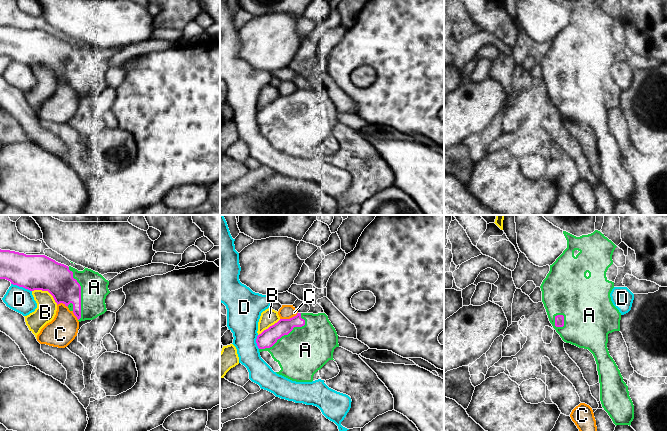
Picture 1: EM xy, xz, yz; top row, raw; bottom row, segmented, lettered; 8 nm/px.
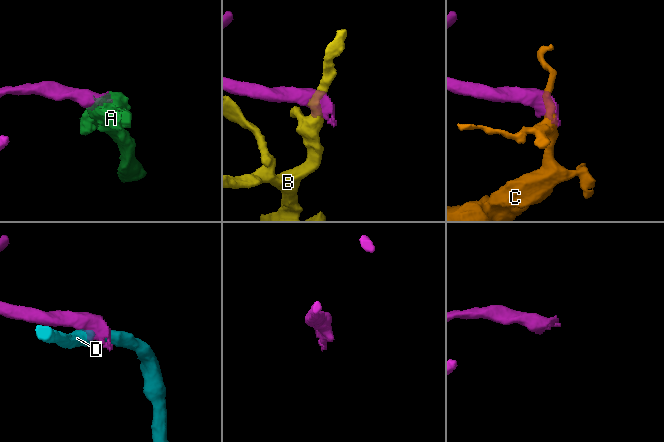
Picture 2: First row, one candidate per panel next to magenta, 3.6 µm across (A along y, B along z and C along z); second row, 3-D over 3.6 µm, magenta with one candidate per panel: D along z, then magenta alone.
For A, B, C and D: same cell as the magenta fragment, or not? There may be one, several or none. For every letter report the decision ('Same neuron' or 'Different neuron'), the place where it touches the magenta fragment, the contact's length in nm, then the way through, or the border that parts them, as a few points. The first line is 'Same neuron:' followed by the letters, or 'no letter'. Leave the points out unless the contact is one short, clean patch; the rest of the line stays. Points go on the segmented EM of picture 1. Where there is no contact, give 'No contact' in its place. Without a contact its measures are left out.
Same neuron: A
A: Same neuron. Touches magenta at xz (287, 334). Shared border 460 nm
B: Different neuron. Touches magenta at xy (46, 290). Shared border 240 nm. Boundary: xy (32, 290), (46, 290), (57, 304)
C: Different neuron. Touches magenta at xz (290, 318). Shared border 160 nm
D: Different neuron. Touches magenta at xy (21, 286). Shared border 180 nm. Boundary: xy (11, 283), (31, 291)

